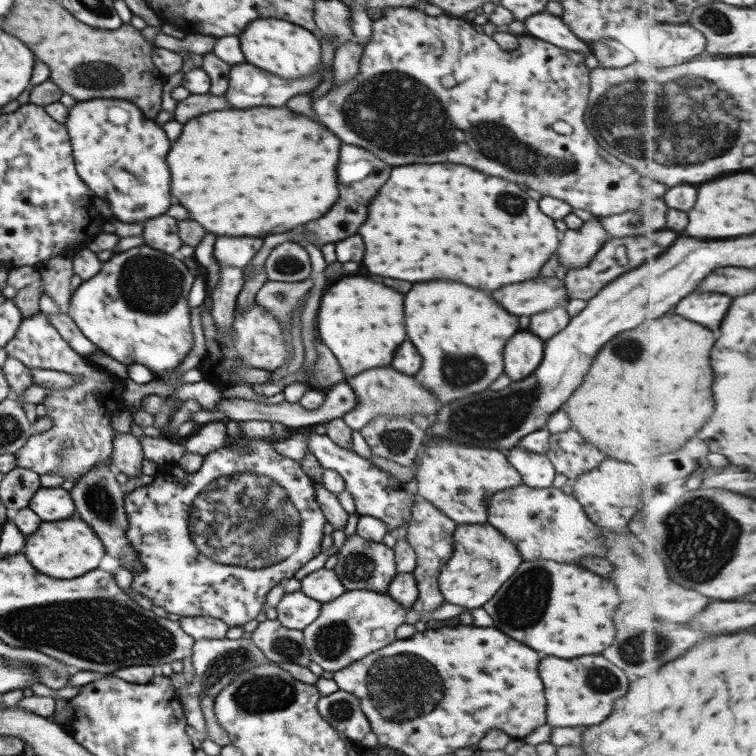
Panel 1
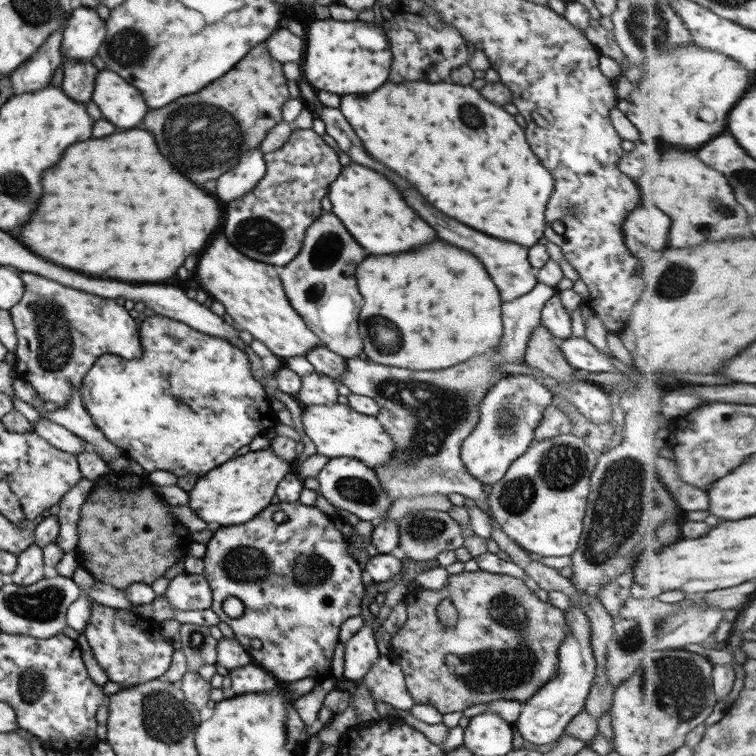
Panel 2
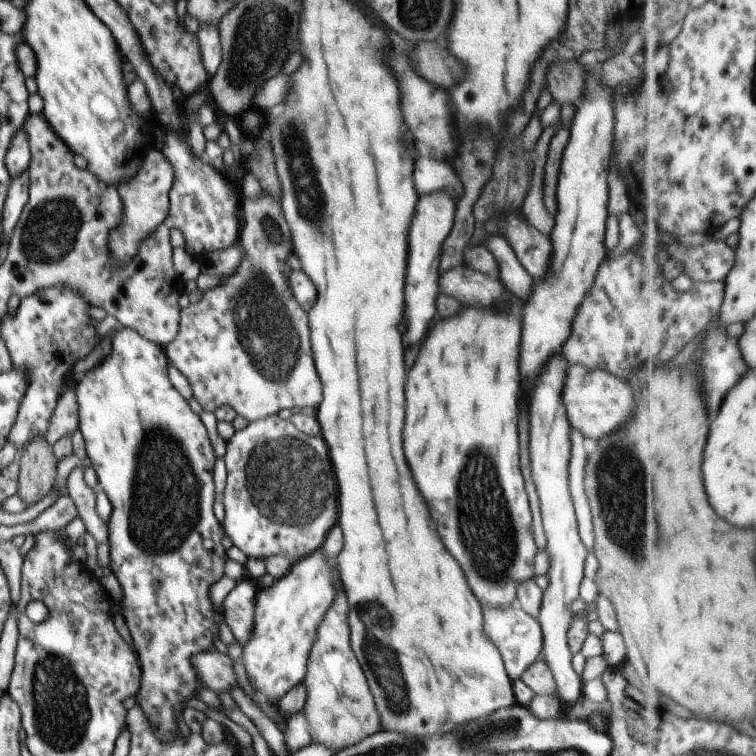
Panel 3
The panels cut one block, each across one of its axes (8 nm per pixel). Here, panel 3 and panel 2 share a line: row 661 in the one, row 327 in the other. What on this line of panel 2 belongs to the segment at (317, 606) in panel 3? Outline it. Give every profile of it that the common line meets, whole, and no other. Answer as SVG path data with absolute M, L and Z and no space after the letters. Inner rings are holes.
M223 236L209 242L195 266L195 274L199 276L203 288L225 306L225 312L235 325L247 330L253 339L263 342L281 360L293 356L305 357L307 350L323 346L288 303L276 267L245 258L233 250Z

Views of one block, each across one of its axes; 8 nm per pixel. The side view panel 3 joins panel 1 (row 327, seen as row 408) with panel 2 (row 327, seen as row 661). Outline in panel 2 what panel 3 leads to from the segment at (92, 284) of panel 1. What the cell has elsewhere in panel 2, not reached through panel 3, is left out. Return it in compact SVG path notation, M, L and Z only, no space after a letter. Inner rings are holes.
M149 316L141 322L139 330L141 355L140 358L125 359L113 354L103 354L93 362L89 372L82 380L79 395L81 403L87 413L91 416L93 423L100 429L113 446L121 449L123 455L135 461L148 474L153 470L167 470L172 472L176 477L185 476L186 474L205 474L207 470L221 465L221 462L229 460L235 456L241 446L247 446L255 436L259 436L273 428L276 424L276 412L271 409L269 398L262 388L262 384L257 382L251 374L251 364L247 359L245 351L231 345L227 339L217 336L203 334L198 330L193 330L181 322L163 318L163 316Z

